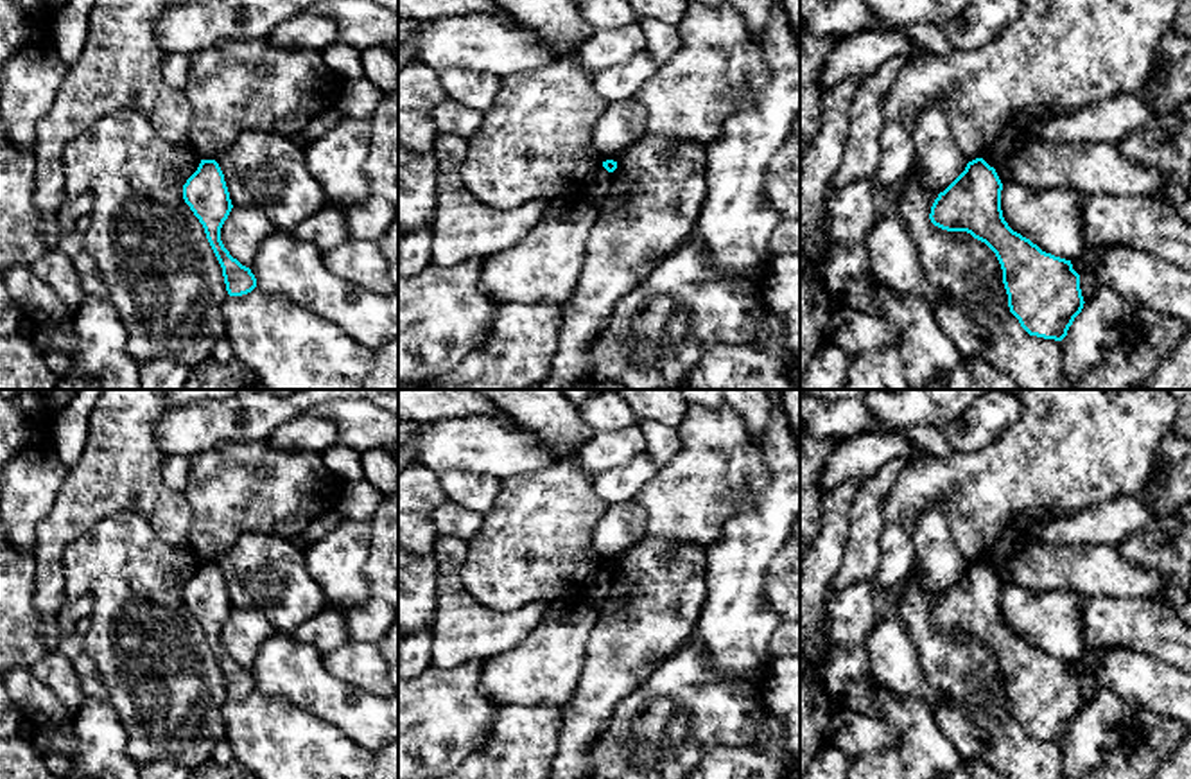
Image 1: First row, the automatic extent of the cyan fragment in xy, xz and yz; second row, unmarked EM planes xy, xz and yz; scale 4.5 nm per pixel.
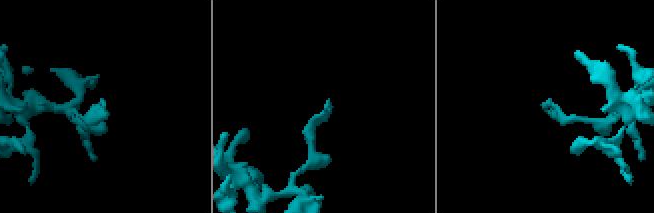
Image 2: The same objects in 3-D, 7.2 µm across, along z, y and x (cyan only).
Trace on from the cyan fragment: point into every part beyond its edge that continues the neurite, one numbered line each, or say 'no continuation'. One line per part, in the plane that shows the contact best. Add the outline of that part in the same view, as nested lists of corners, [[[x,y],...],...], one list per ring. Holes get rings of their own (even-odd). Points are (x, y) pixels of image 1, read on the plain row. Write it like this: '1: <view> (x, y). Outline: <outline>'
no continuation

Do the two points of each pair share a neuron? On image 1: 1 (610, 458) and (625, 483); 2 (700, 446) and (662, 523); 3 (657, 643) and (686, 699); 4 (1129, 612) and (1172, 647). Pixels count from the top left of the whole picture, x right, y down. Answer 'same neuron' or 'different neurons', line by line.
1: different neurons
2: same neuron
3: different neurons
4: same neuron

